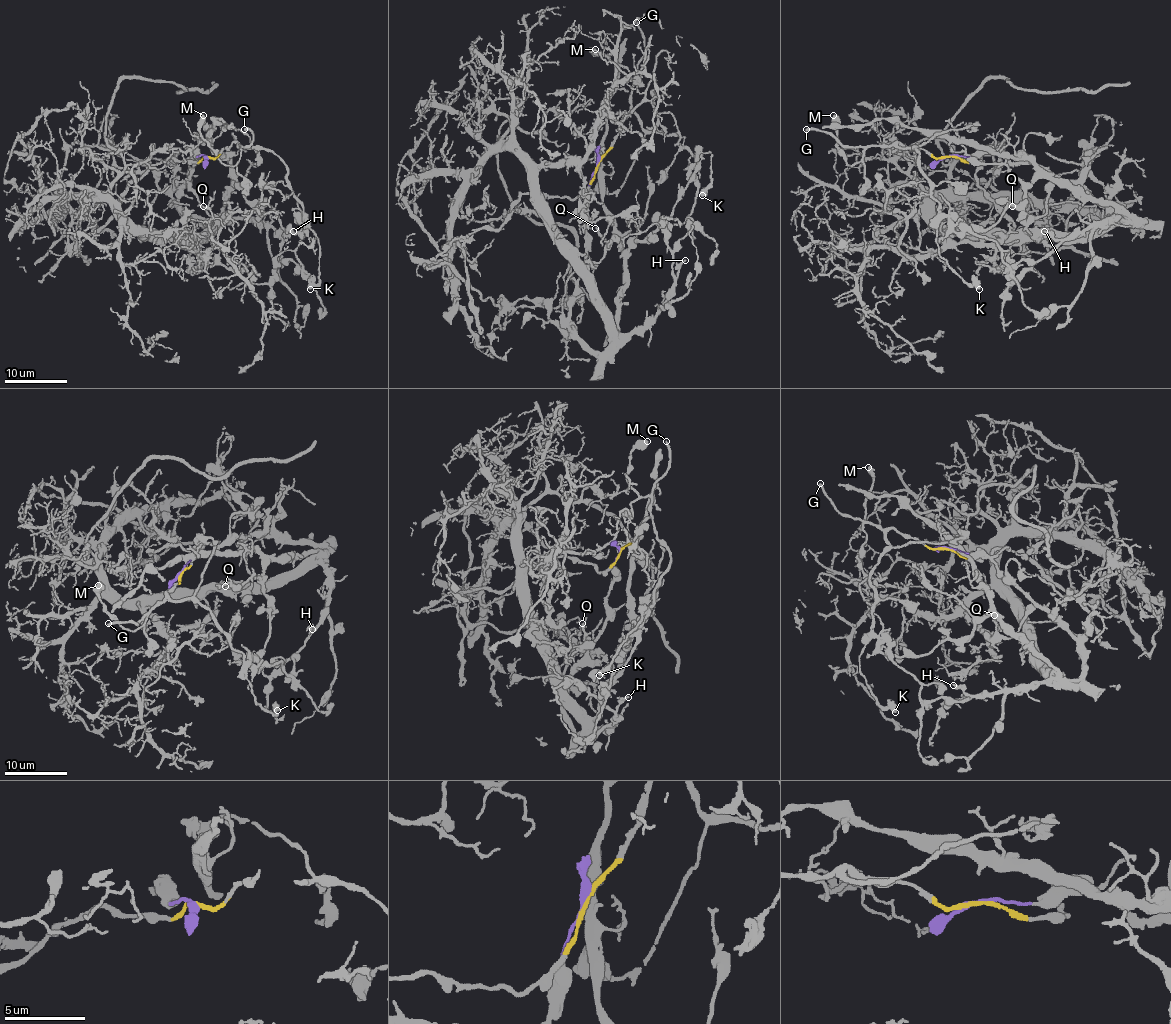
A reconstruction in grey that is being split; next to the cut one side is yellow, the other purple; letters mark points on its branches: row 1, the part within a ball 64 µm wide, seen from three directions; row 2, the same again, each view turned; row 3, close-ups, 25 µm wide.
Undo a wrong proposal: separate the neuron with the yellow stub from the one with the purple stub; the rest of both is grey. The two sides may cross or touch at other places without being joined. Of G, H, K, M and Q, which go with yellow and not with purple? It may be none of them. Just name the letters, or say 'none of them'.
G, K, M

